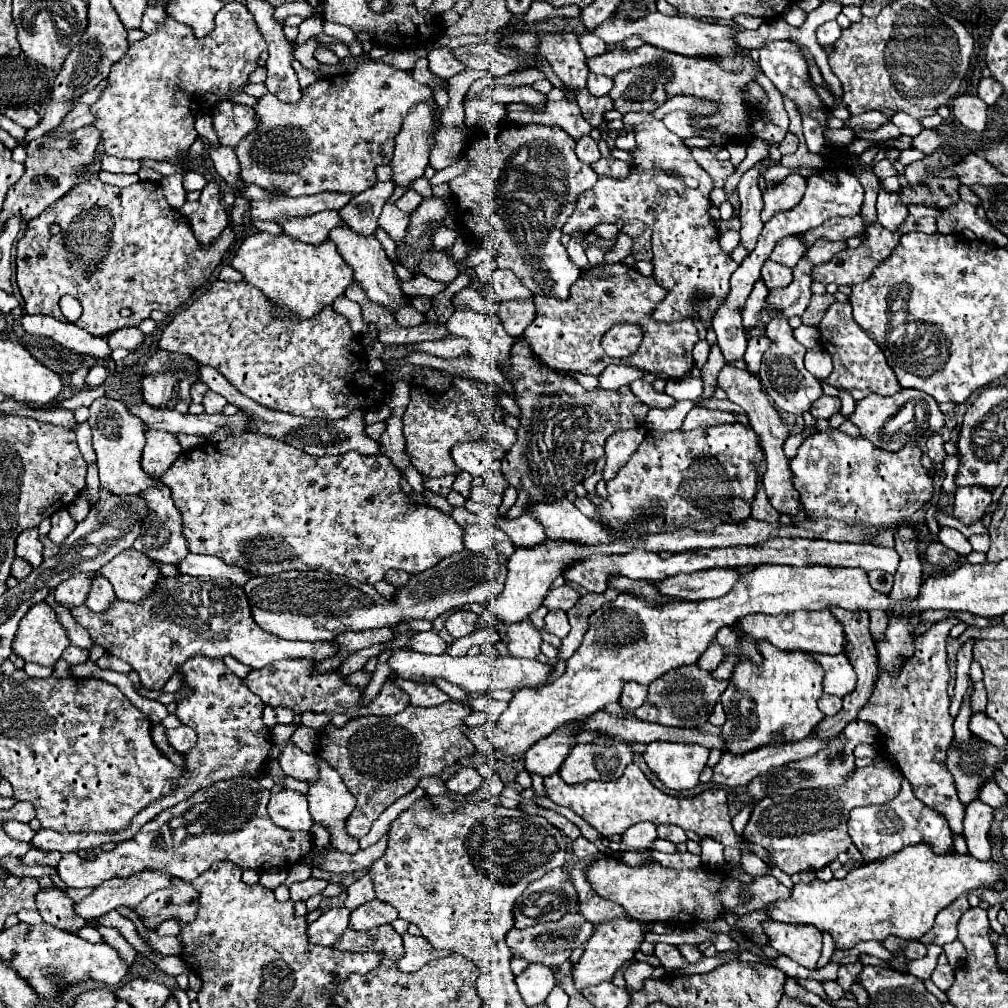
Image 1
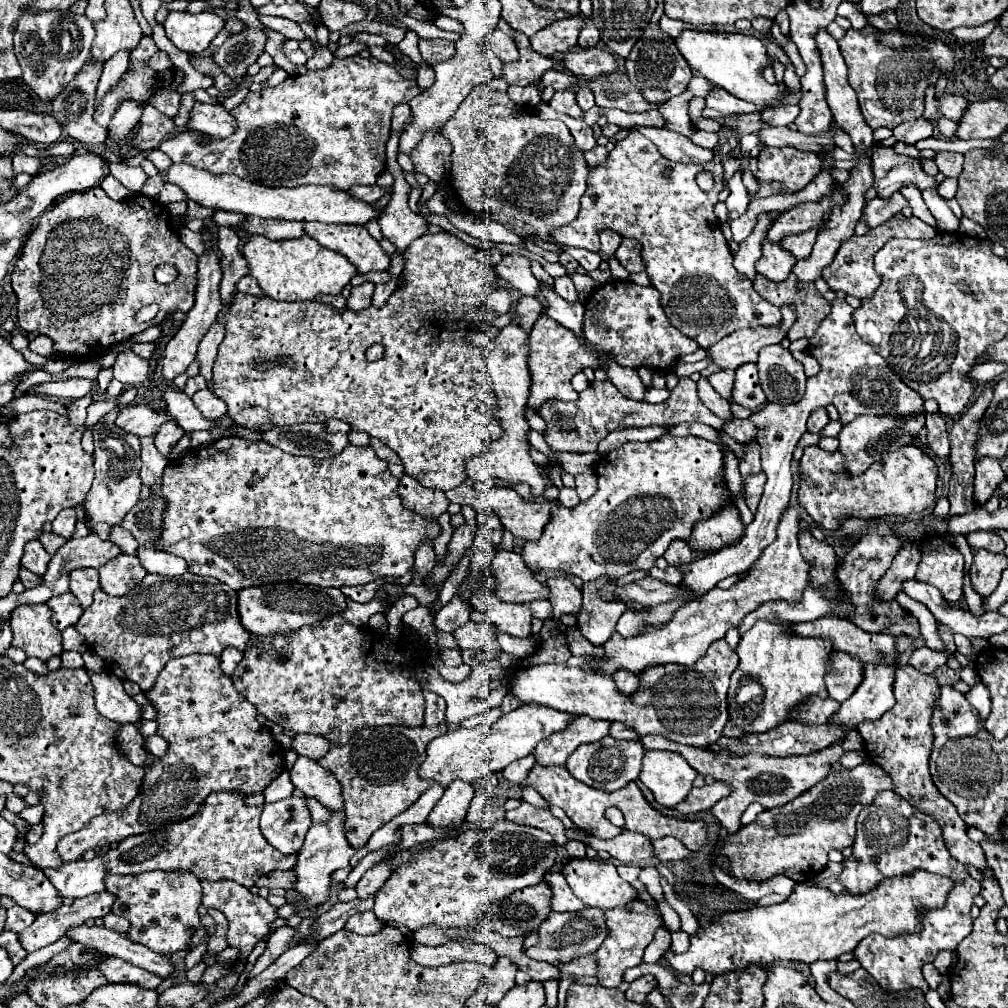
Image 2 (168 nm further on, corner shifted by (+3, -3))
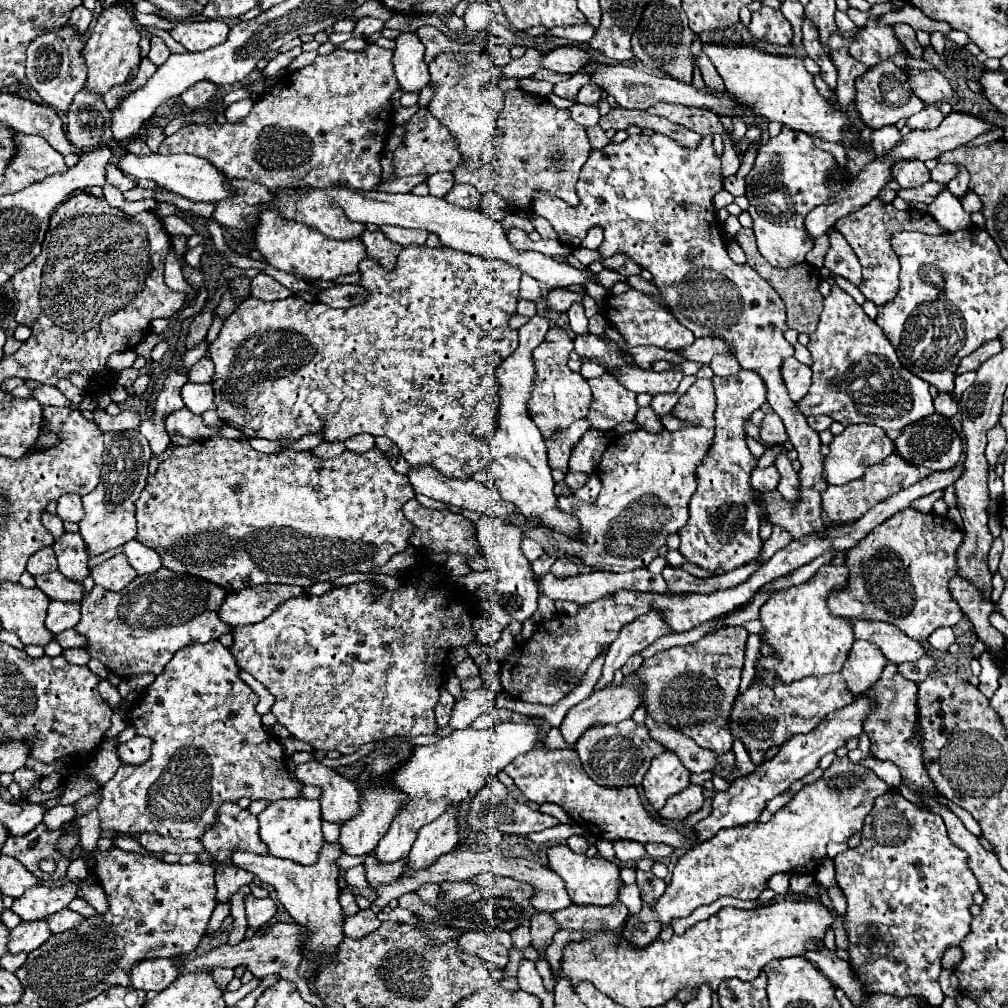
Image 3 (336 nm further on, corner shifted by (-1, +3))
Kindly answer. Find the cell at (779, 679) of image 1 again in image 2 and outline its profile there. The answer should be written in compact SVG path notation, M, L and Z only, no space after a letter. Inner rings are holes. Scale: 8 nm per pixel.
M760 619L750 631L746 631L738 643L740 655L738 669L732 673L728 701L730 721L746 733L764 733L788 719L788 715L800 703L812 695L828 697L824 675L830 667L830 655L834 651L832 641L800 637L794 633L794 623Z

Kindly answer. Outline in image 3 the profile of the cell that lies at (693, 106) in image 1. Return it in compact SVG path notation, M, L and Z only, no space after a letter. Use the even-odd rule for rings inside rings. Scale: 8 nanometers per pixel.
M704 53L698 55L698 67L700 67L704 83L710 91L720 91L720 93L726 91L726 89L724 89L724 83L722 83L722 77L718 75L716 67L710 63L710 59L708 59Z

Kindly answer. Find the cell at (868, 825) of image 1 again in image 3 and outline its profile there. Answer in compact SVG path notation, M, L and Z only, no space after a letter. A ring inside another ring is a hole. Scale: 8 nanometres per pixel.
M890 789L884 795L876 797L874 807L872 807L872 813L868 813L868 817L864 819L864 829L862 829L862 841L860 841L860 845L856 849L844 851L842 855L838 855L834 859L836 883L844 891L846 899L848 899L848 911L846 911L844 927L846 927L848 941L850 941L850 949L848 949L850 965L858 973L858 977L862 977L862 981L866 983L866 991L868 993L890 993L890 995L896 995L896 997L922 995L924 999L928 999L928 1003L932 1007L940 1007L940 1003L944 999L944 993L940 991L940 985L938 985L938 975L940 975L940 969L942 969L940 967L940 959L942 959L944 951L950 945L960 945L962 939L970 933L970 921L972 921L970 905L974 903L972 901L972 895L980 889L976 877L972 875L972 871L966 865L966 857L968 855L962 849L958 849L956 845L952 845L952 841L948 839L946 827L944 827L944 821L942 821L940 815L934 815L934 813L930 813L930 811L914 805L912 801L904 799L896 789Z

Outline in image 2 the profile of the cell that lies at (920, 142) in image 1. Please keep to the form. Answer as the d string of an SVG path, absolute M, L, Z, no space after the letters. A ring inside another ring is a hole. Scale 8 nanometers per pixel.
M938 153L936 155L936 165L940 167L940 173L944 177L960 177L962 163L964 163L964 155L960 153Z

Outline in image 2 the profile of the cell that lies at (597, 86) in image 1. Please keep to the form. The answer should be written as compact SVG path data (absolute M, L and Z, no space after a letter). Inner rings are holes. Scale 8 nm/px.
M580 89L580 91L576 93L576 99L578 99L578 105L580 105L582 111L588 111L590 107L596 105L596 103L594 103L594 95L592 95L592 91L588 91L588 89Z

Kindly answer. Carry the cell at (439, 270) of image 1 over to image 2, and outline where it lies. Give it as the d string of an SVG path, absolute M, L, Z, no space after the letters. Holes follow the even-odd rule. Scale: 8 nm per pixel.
M440 231L440 233L426 233L420 239L414 239L414 243L404 251L402 283L396 287L396 291L390 295L386 305L380 309L370 305L364 311L356 313L350 309L346 309L346 311L334 309L326 303L314 303L314 301L286 303L286 301L274 301L270 297L260 299L254 295L236 293L236 305L222 307L222 311L220 311L220 319L224 319L224 323L226 323L226 337L218 347L218 355L216 355L216 361L212 367L212 393L226 403L226 407L228 407L226 415L236 425L254 429L254 431L268 431L270 427L278 427L278 425L322 423L328 419L340 419L340 421L348 423L354 431L364 431L370 437L378 437L384 445L388 445L402 459L404 471L410 477L414 477L416 481L420 481L424 487L432 487L432 489L440 489L440 491L454 489L454 487L462 485L466 479L466 469L464 469L466 459L486 453L490 449L490 443L502 437L500 421L492 415L492 407L496 407L496 397L488 391L488 383L492 383L492 379L488 379L488 367L486 367L486 361L490 355L490 345L474 347L468 341L468 333L474 327L478 327L480 331L490 331L494 327L494 319L498 317L498 313L488 305L488 295L498 289L498 279L500 277L498 277L496 265L492 265L488 251L470 247L470 245L462 243L458 237L454 237L446 231ZM374 343L380 343L384 347L384 357L380 361L370 363L370 361L366 361L364 353Z

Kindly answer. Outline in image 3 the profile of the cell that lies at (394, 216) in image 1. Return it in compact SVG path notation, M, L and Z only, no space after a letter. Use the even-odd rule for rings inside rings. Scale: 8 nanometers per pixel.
M384 225L380 227L380 231L392 239L394 243L400 243L400 245L410 245L410 243L426 243L426 237L428 233L424 233L422 229L404 229L404 227L396 227L396 225Z

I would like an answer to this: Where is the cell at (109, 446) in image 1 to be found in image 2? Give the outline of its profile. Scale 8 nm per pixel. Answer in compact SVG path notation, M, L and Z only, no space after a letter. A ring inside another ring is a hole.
M116 425L100 427L94 435L94 467L96 467L96 479L92 483L92 489L82 503L84 517L90 533L96 533L100 539L110 541L110 531L114 525L124 521L124 515L138 503L140 495L140 441L136 435L128 435L126 431L116 431Z

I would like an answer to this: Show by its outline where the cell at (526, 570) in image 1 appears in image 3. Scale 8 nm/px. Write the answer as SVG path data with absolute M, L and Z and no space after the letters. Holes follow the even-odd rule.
M696 379L683 395L671 414L696 427L676 433L662 431L660 435L650 435L642 429L618 435L604 451L598 465L602 481L598 499L594 503L582 503L570 495L558 497L556 507L578 517L580 533L572 539L550 529L548 541L552 547L576 555L584 565L596 571L626 573L646 567L658 557L658 549L666 545L668 535L684 527L688 521L688 501L696 491L696 469L714 437L716 397L710 379Z

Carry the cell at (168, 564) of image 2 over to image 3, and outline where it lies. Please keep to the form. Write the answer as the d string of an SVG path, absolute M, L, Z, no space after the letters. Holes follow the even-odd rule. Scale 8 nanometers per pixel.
M132 539L128 541L128 545L124 545L124 553L130 561L130 565L142 575L142 573L154 573L162 567L160 555L156 553L156 549L148 549L144 547L144 543Z

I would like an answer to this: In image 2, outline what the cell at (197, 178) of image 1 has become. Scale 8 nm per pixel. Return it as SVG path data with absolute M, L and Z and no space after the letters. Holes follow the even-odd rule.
M164 185L158 193L158 201L162 205L168 205L168 203L174 203L174 201L186 201L186 195L184 195L184 191L180 191L180 187Z

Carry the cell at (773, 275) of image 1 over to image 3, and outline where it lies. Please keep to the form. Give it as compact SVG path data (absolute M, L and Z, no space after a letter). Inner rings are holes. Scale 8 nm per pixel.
M782 127L776 137L772 137L766 145L760 145L754 167L746 177L746 197L750 199L748 213L754 219L752 229L758 241L758 251L770 265L778 269L798 265L814 247L814 241L808 239L804 229L804 217L826 201L828 189L824 179L830 169L836 169L834 157L814 147L806 133Z

